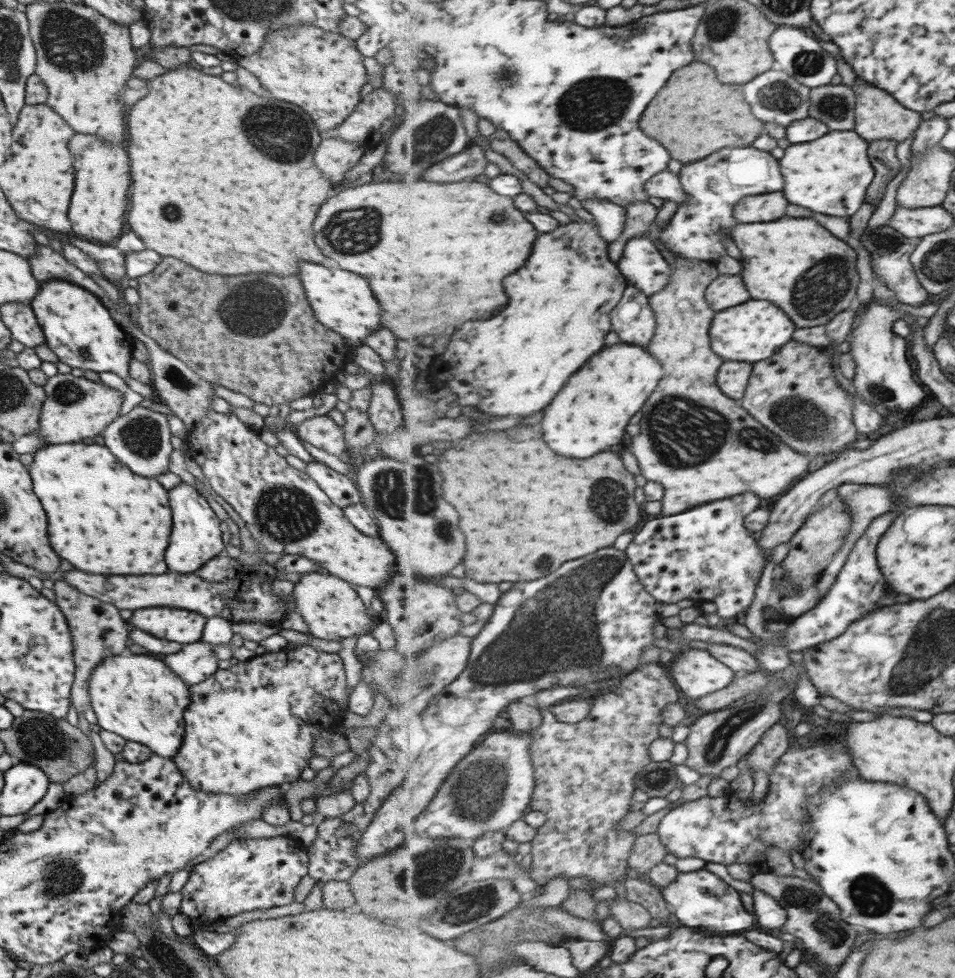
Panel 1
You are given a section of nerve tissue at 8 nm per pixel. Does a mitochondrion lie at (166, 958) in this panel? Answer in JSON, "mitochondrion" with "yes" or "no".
{"mitochondrion":"yes"}

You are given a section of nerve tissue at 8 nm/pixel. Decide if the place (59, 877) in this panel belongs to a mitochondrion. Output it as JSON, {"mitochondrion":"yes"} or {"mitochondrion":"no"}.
{"mitochondrion":"yes"}

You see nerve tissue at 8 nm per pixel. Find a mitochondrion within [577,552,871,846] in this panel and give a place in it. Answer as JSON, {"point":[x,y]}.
{"point":[714,751]}

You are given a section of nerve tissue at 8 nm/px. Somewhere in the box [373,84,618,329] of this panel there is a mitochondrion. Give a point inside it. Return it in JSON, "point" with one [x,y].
{"point":[436,134]}

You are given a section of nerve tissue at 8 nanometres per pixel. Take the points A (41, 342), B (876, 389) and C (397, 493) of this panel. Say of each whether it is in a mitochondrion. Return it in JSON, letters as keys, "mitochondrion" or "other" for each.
{"A":"other","B":"mitochondrion","C":"mitochondrion"}

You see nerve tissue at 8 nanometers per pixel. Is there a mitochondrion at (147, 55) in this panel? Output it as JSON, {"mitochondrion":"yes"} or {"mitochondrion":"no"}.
{"mitochondrion":"no"}

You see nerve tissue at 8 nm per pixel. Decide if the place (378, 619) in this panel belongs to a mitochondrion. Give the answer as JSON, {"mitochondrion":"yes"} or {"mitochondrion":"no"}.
{"mitochondrion":"no"}

